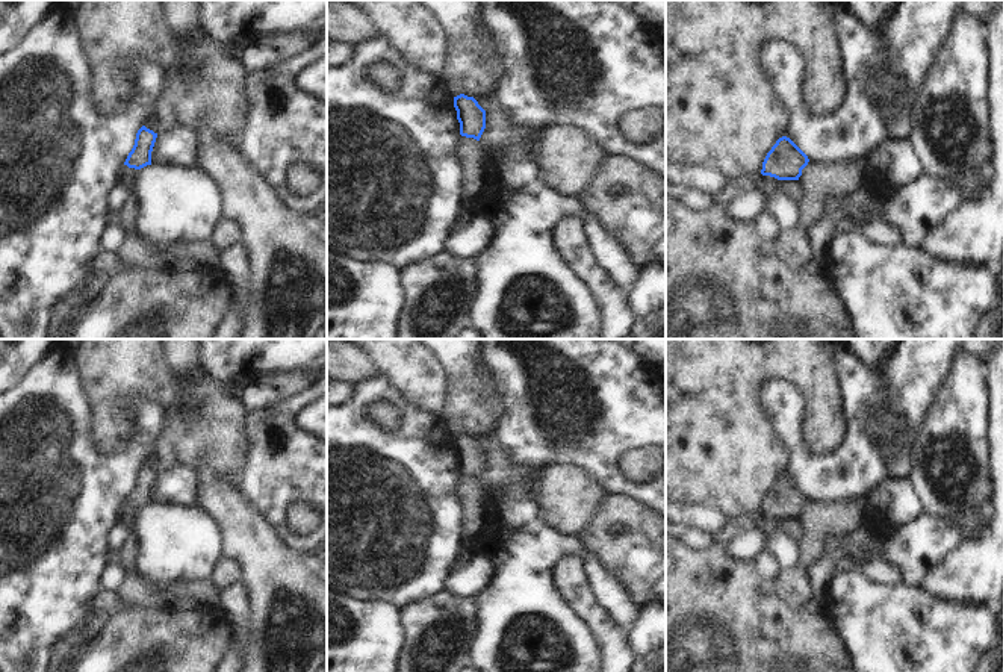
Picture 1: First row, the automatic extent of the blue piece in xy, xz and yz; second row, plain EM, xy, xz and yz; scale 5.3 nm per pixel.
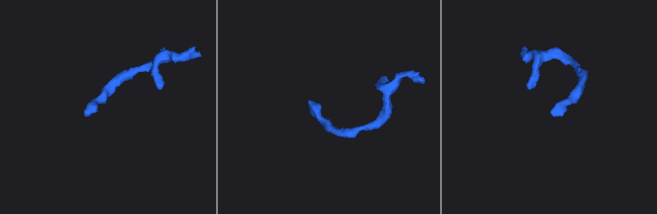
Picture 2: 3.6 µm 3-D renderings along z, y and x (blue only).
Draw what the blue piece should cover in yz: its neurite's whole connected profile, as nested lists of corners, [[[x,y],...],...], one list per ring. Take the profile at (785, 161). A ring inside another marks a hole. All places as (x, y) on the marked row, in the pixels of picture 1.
[[[782,136],[767,153],[761,174],[778,180],[799,180],[808,162],[808,156],[790,138]]]

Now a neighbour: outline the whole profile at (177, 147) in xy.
[[[188,127],[159,132],[151,151],[151,163],[172,168],[194,168],[200,142],[201,132]]]

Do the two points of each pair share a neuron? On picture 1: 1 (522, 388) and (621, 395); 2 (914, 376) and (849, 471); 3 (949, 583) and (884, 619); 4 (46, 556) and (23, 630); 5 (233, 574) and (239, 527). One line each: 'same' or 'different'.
1: same
2: same
3: different
4: same
5: different

